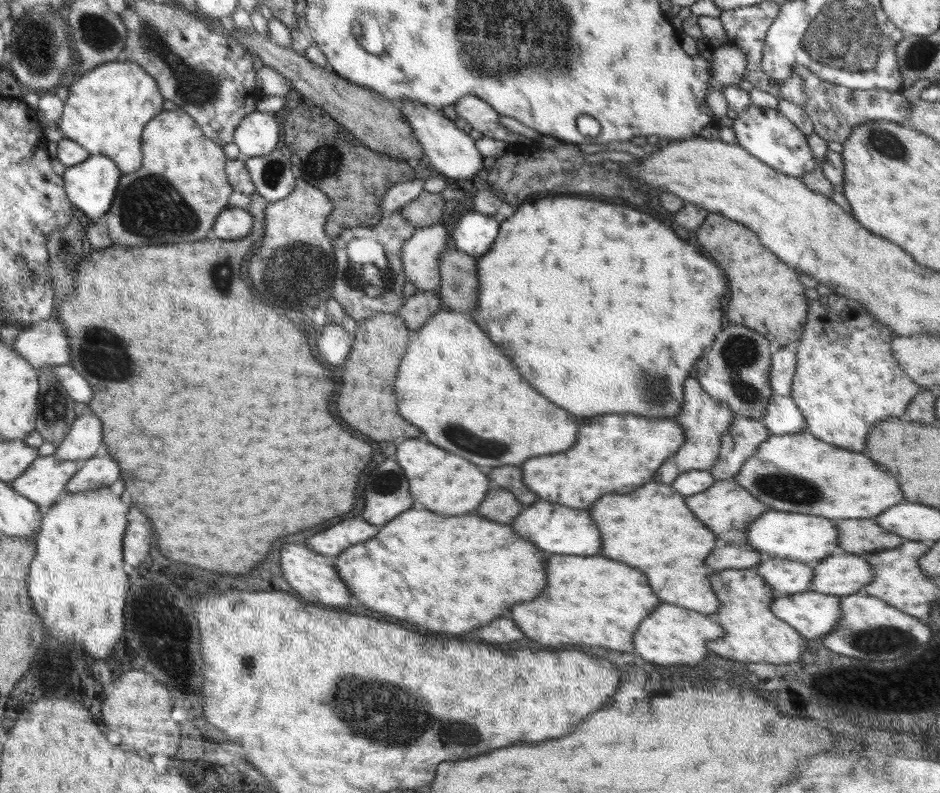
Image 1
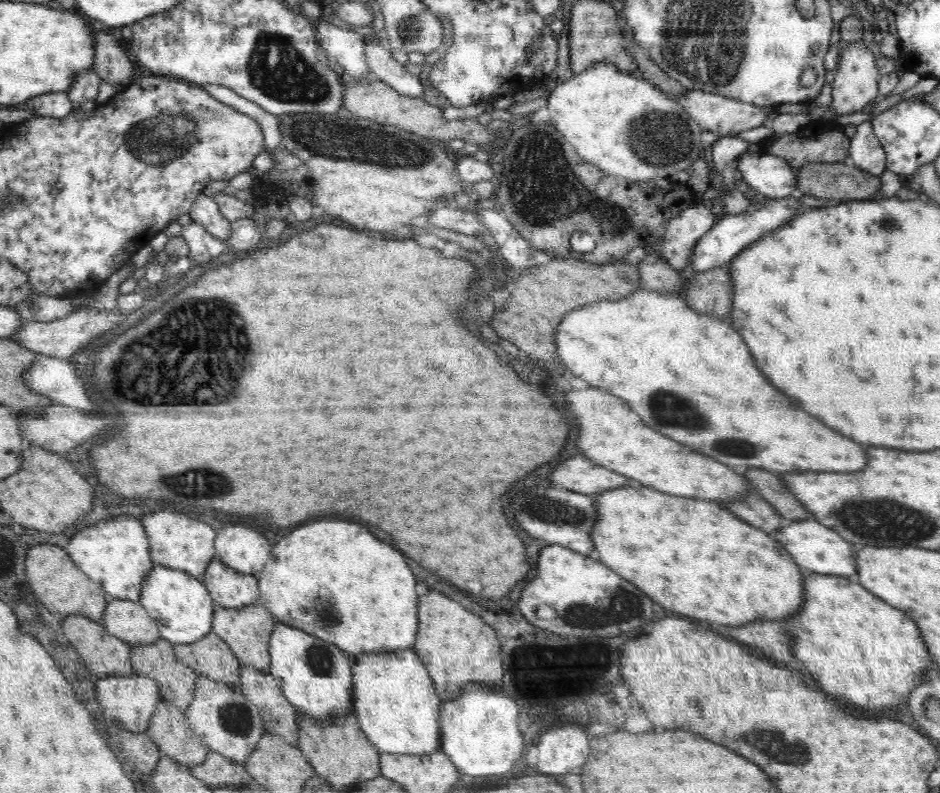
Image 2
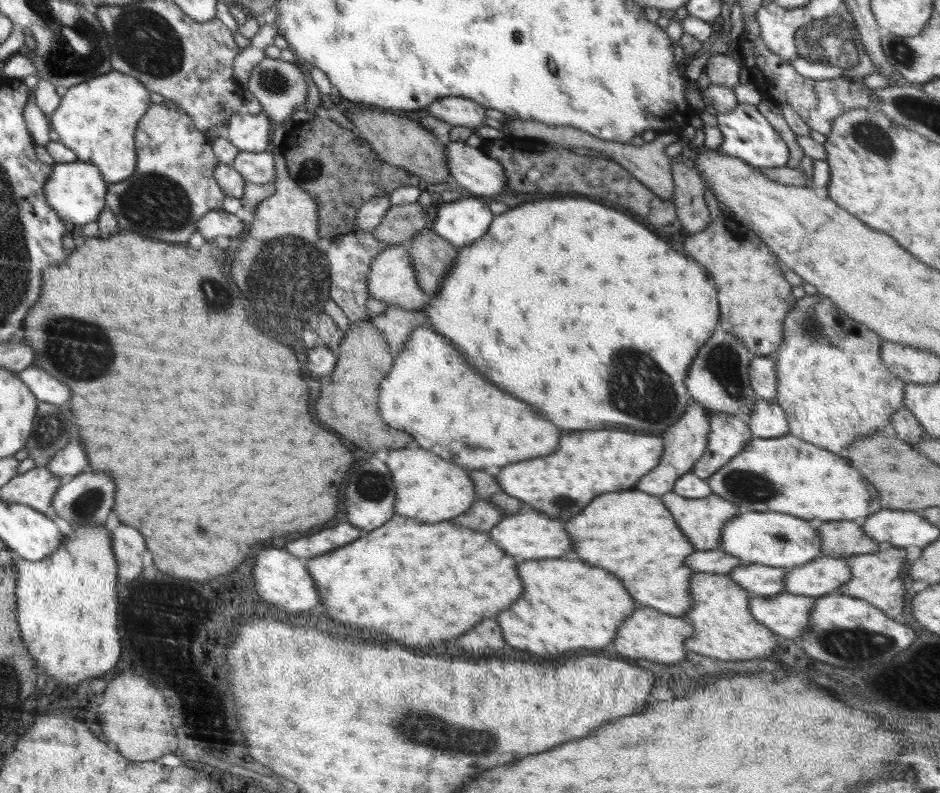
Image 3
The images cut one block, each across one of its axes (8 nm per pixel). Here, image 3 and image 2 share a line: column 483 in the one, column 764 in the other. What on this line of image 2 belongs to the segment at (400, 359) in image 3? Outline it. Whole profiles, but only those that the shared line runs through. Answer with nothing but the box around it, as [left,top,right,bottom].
[556,290,868,472]

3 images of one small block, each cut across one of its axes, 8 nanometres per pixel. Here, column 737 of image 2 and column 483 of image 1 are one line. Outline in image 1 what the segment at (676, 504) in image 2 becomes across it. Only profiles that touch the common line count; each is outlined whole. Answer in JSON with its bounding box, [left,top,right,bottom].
[333,506,549,634]

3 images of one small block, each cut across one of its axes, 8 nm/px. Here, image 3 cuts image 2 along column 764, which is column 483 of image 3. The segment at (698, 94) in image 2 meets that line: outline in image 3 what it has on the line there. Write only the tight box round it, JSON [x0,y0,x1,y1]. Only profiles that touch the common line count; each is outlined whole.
[423,96,487,130]

